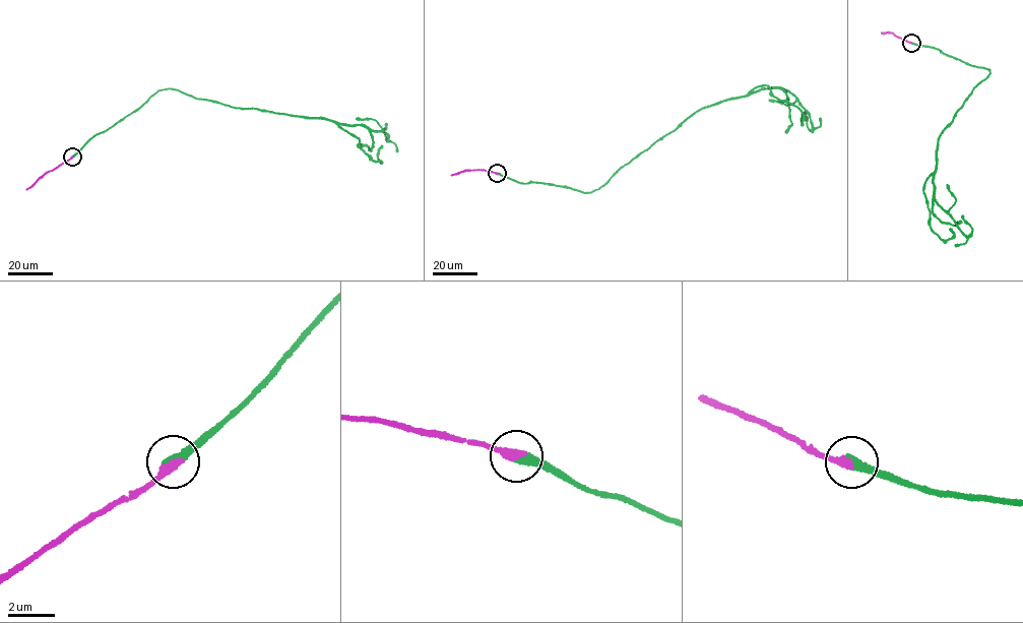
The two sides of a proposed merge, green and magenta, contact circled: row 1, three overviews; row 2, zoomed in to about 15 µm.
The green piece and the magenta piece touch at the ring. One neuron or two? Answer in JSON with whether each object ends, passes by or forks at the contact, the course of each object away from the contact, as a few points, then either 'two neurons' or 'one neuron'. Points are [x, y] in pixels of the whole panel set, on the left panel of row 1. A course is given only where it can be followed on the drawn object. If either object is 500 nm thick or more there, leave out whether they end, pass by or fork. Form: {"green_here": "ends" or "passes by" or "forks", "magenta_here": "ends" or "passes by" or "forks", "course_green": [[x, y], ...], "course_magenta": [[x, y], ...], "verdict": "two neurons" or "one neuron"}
{"green_here": "ends", "magenta_here": "ends", "course_green": [[72, 157], [157, 91], [169, 88], [237, 108], [363, 124], [387, 134], [387, 140], [383, 130], [386, 123]], "course_magenta": [[72, 157], [46, 172], [26, 190]], "verdict": "one neuron"}

